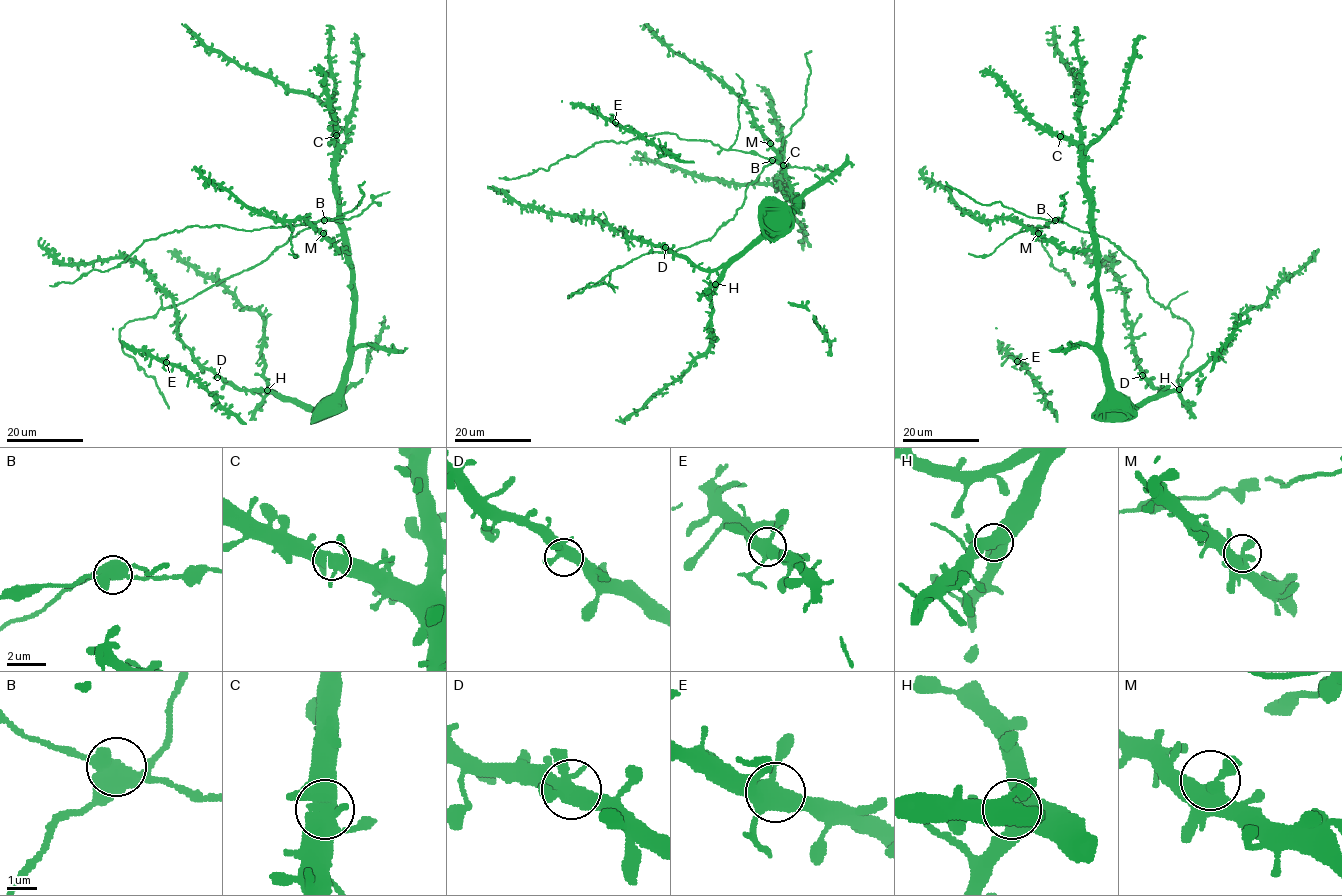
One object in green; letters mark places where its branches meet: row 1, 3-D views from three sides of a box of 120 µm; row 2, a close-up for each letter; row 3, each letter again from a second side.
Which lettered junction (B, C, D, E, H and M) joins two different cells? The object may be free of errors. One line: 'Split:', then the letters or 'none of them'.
Split: B

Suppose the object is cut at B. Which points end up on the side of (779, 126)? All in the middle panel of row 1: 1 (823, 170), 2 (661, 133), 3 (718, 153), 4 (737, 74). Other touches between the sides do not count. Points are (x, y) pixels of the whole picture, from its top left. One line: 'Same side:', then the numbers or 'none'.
Same side: none

